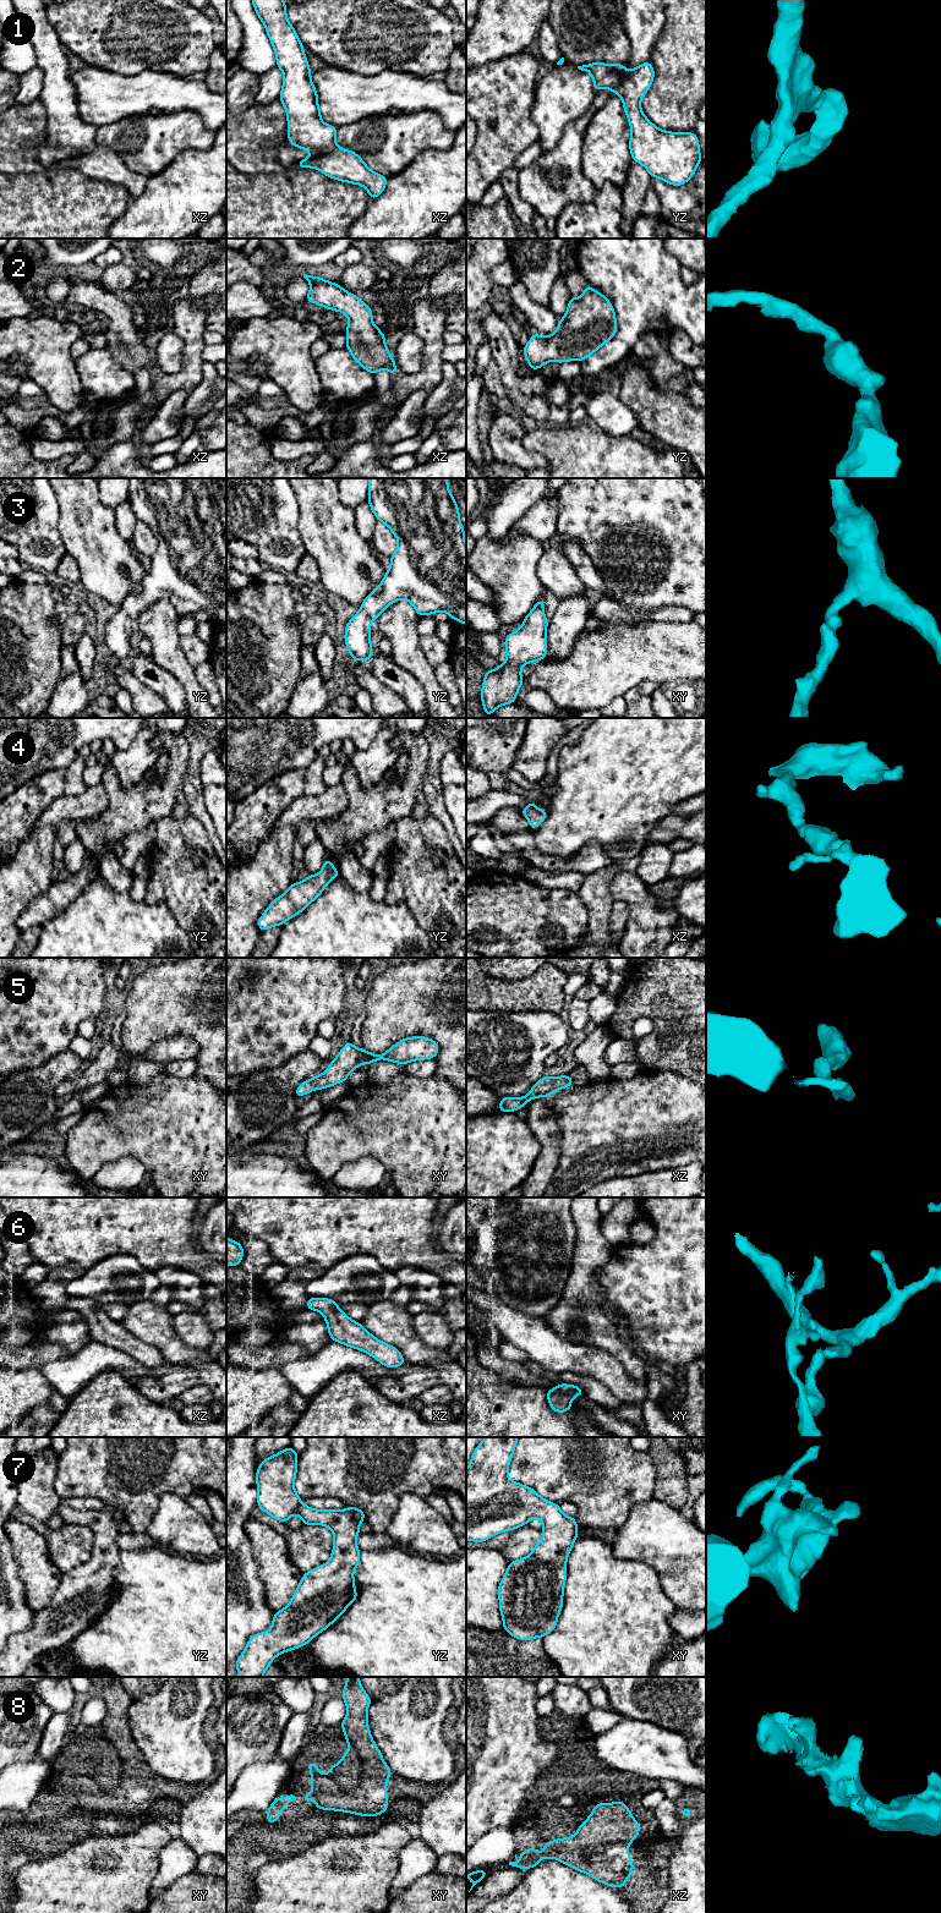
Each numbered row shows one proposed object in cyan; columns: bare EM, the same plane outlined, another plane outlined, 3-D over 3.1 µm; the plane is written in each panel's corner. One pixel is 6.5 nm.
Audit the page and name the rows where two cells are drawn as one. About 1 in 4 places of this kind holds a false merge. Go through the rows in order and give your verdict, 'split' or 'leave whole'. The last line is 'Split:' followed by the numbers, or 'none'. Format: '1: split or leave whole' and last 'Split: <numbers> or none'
1: leave whole
2: leave whole
3: leave whole
4: leave whole
5: leave whole
6: leave whole
7: leave whole
8: leave whole
Split: none

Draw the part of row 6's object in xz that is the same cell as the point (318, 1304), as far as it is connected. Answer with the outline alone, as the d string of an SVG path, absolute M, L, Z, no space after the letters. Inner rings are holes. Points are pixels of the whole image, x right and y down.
M310 1297L306 1309L323 1314L332 1341L359 1349L388 1369L406 1363L399 1349L376 1338L361 1323L351 1320L339 1309L337 1301L329 1298Z

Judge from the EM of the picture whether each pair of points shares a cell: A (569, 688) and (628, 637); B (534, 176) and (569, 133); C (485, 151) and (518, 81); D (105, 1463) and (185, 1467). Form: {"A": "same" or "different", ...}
{"A": "same", "B": "same", "C": "same", "D": "same"}

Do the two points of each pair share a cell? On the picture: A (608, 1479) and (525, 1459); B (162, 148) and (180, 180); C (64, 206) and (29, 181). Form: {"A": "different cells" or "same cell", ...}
{"A": "same cell", "B": "different cells", "C": "same cell"}

